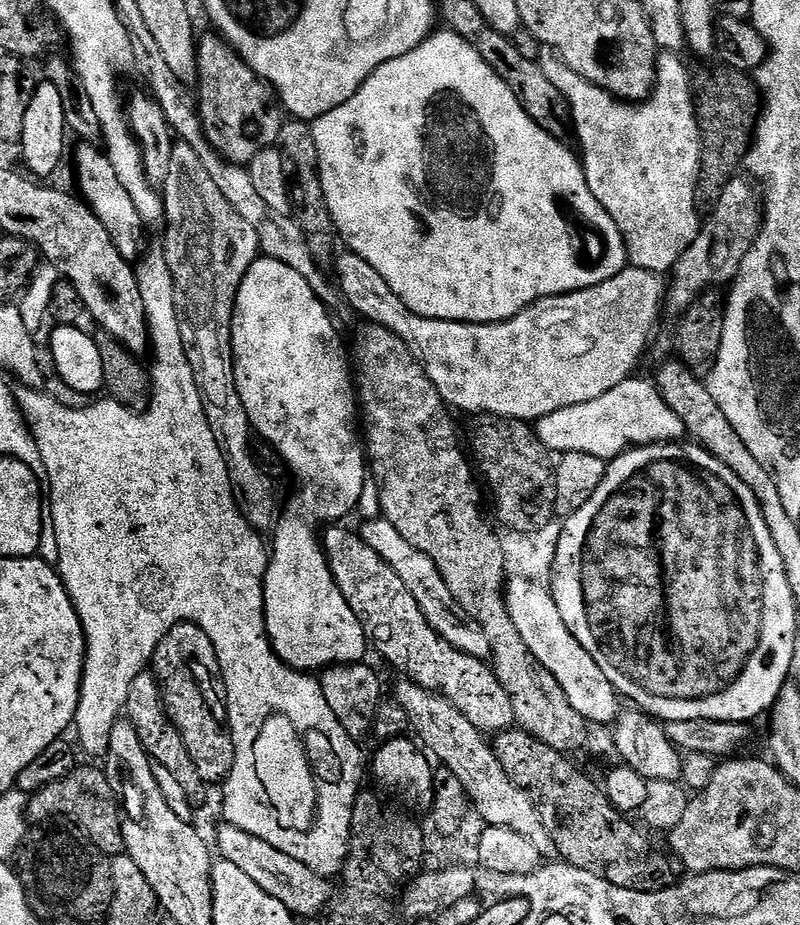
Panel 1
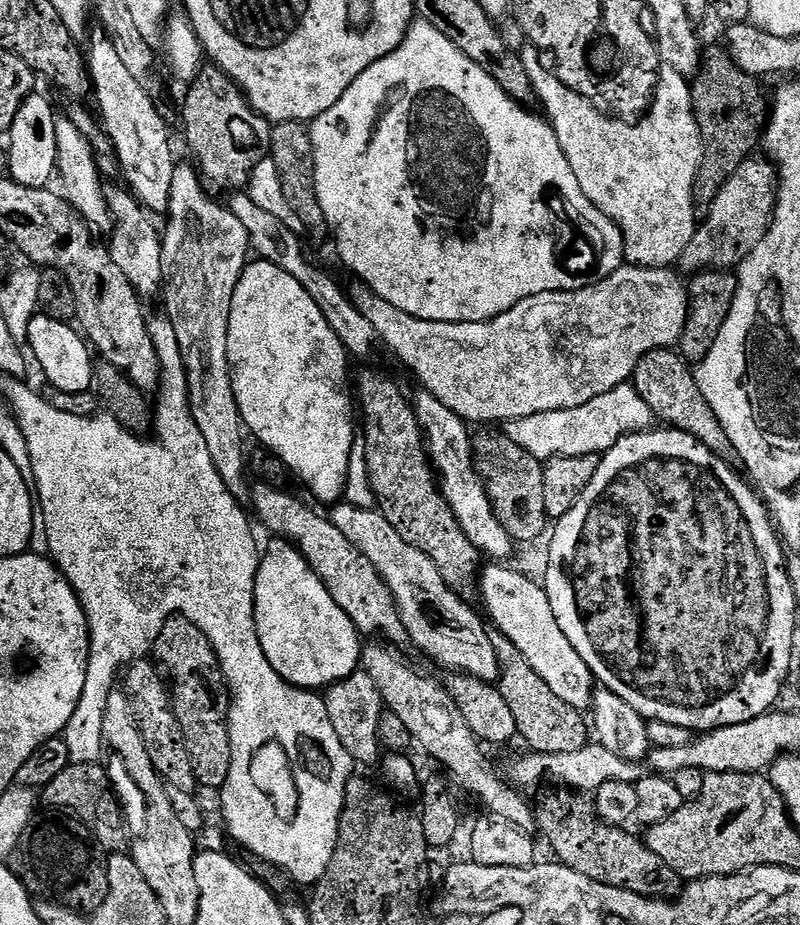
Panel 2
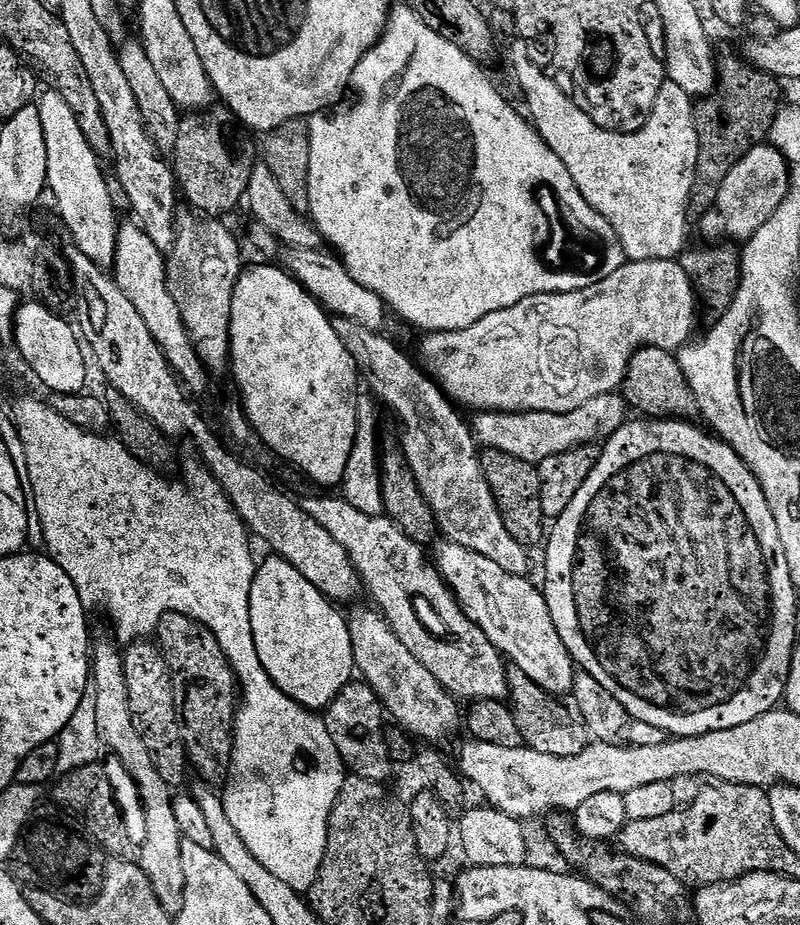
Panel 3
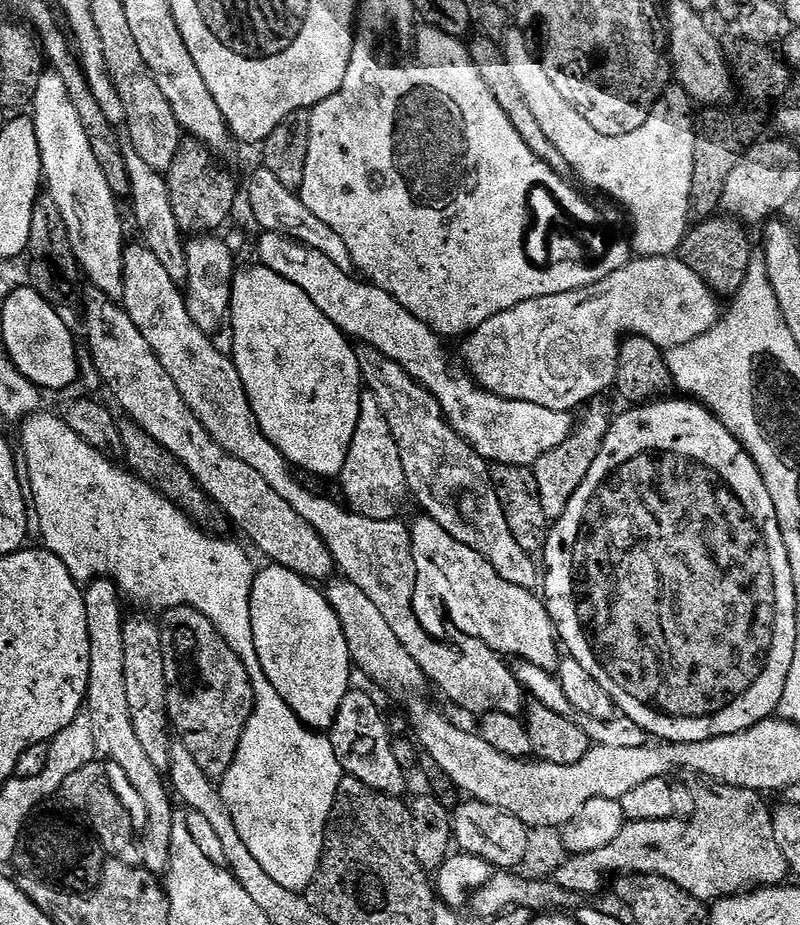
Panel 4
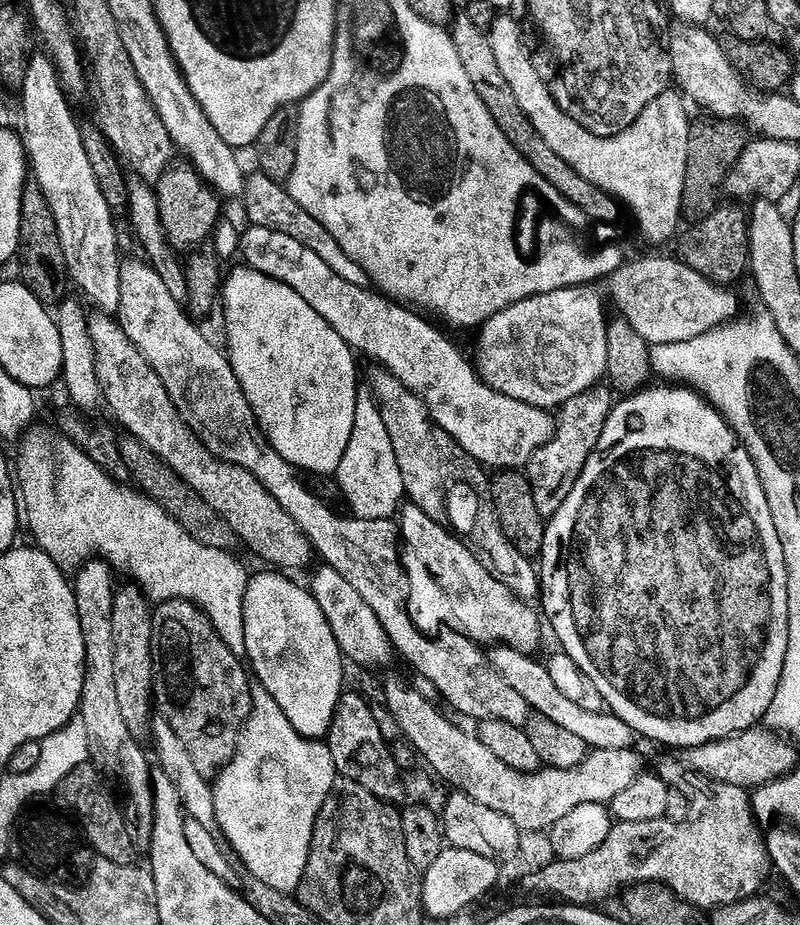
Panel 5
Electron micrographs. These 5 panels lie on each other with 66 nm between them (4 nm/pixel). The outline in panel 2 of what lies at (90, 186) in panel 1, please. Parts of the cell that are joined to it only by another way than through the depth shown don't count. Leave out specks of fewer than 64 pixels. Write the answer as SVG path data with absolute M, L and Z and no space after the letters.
M112 182L104 189L104 197L108 203L108 212L112 215L110 235L112 241L107 241L106 247L114 262L121 267L126 278L130 278L130 286L142 298L148 298L161 291L164 284L164 271L162 270L162 232L150 215L147 208L132 195L127 187Z

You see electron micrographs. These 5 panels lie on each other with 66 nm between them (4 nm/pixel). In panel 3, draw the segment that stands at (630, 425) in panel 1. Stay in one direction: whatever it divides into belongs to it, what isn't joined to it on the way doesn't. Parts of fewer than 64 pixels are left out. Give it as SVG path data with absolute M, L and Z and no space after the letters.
M611 392L590 398L586 406L566 414L549 412L481 412L471 421L470 427L476 443L485 449L514 454L522 462L539 465L559 452L568 452L586 444L596 444L614 435L626 422L626 401L623 395Z

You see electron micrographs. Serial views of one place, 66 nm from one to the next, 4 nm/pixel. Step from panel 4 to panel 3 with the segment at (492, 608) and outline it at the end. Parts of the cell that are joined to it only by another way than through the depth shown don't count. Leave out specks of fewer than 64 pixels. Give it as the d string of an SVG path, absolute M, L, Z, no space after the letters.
M443 543L436 548L434 567L444 577L445 584L452 589L452 594L459 602L461 610L479 626L482 634L486 634L486 638L500 651L501 656L510 661L511 667L522 670L526 678L542 686L542 690L553 697L564 698L564 695L567 697L575 686L578 665L566 650L566 642L562 642L554 626L554 618L550 618L550 610L543 591L537 585L535 588L527 575L515 576L507 573L497 563L490 562L490 558L484 558L474 550L463 548L461 544Z

